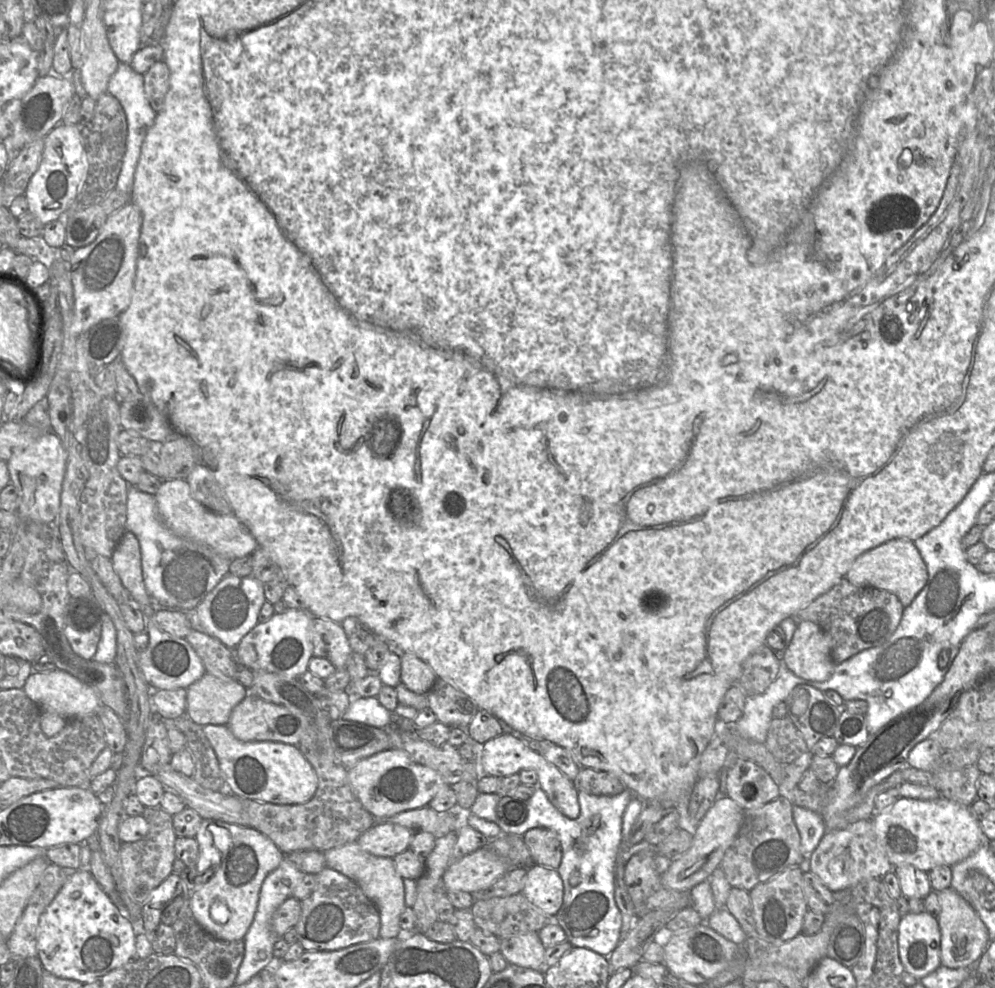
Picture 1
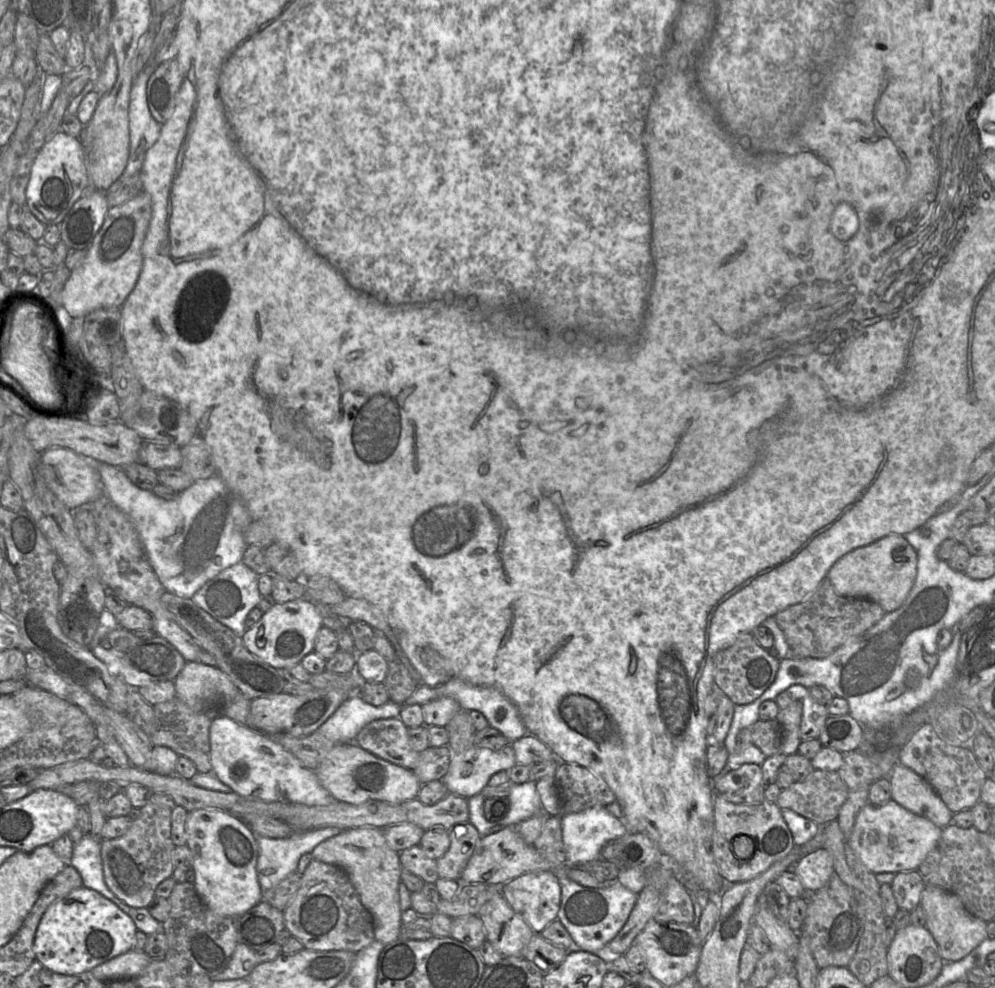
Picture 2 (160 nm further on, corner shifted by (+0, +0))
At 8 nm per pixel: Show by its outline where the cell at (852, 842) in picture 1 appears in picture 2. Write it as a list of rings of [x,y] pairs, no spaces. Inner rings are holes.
[[[824,848],[800,858],[789,870],[798,876],[806,893],[822,888],[835,873],[832,856]]]

